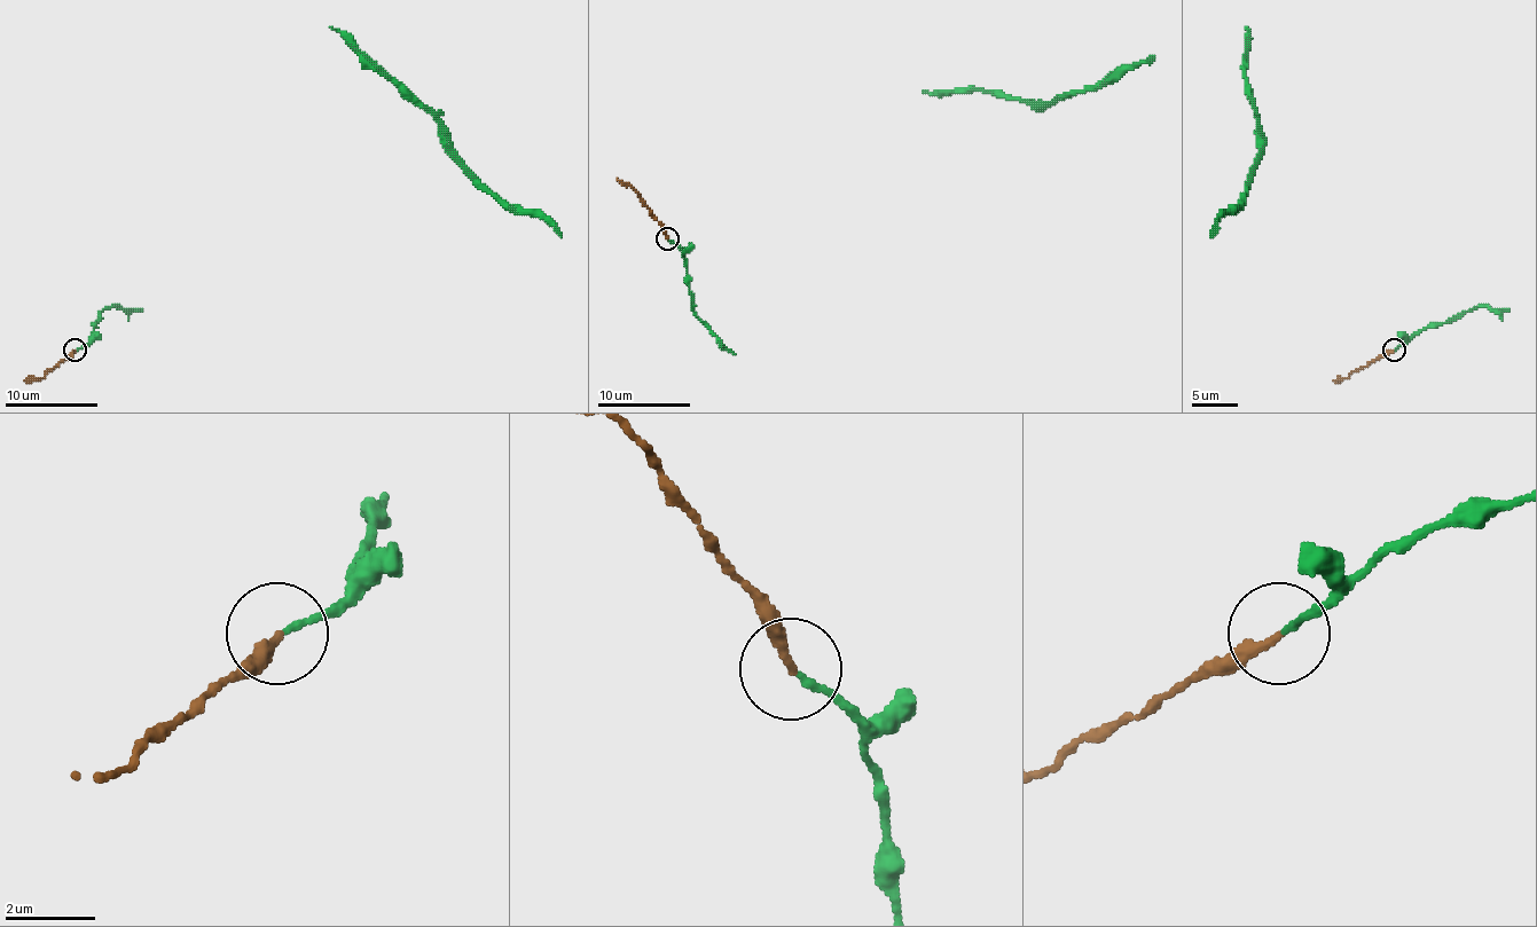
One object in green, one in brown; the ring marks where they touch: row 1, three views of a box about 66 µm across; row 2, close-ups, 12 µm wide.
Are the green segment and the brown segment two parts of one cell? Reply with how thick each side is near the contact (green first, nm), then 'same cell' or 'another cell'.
140 nm thick on the green side, 240 nm on the other; same cell

